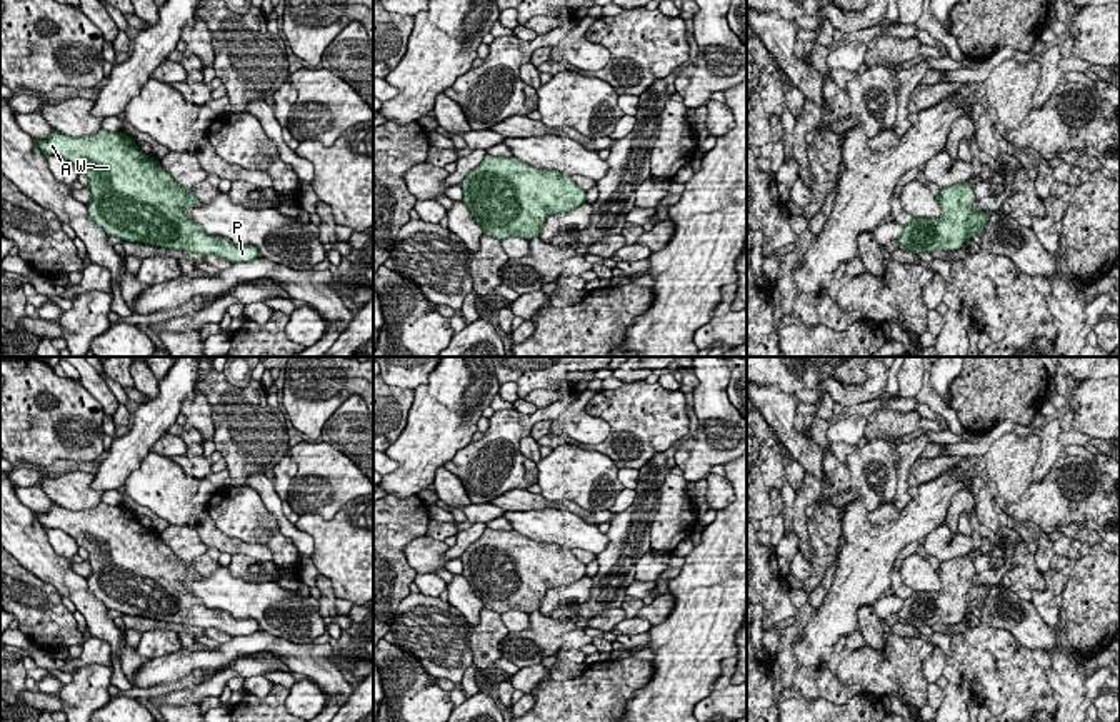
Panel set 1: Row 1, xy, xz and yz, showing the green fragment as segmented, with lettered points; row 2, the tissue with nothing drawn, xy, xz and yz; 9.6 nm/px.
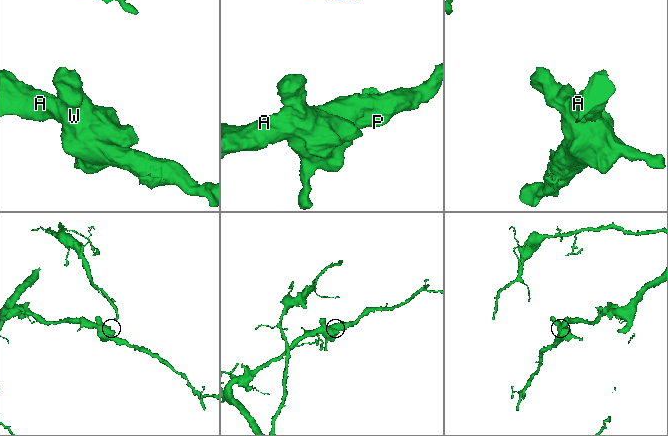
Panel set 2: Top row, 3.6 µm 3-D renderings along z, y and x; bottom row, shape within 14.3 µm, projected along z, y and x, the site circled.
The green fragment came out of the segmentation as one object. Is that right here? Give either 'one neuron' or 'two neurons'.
one neuron

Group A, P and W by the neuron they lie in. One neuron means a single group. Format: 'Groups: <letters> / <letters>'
Groups: A P W

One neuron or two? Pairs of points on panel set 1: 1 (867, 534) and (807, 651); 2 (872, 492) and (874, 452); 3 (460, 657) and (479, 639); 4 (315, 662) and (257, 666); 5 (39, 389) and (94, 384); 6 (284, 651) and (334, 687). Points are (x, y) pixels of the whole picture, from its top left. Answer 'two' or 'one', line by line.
1: one
2: one
3: two
4: two
5: two
6: one

